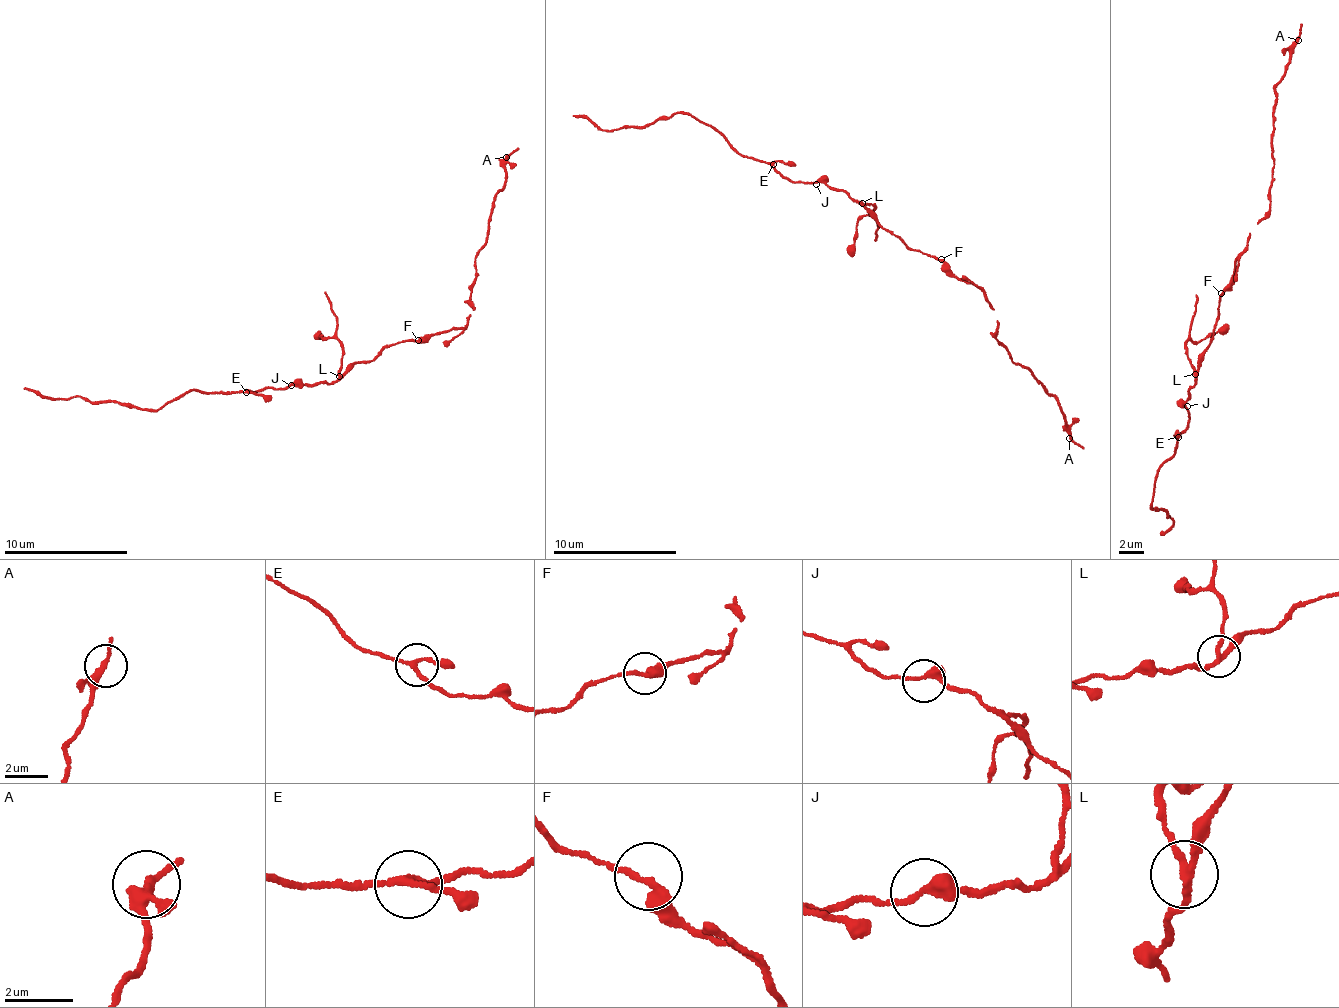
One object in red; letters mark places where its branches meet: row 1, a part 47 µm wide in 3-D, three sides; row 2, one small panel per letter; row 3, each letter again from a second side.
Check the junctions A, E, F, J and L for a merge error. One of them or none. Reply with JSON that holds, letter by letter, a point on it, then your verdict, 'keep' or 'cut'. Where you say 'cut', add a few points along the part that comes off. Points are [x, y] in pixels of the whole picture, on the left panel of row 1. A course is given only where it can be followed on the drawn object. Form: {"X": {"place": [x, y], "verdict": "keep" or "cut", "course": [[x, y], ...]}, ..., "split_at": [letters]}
{"A": {"place": [506, 157], "verdict": "keep"}, "E": {"place": [246, 392], "verdict": "keep"}, "F": {"place": [418, 340], "verdict": "keep"}, "J": {"place": [291, 385], "verdict": "keep"}, "L": {"place": [339, 376], "verdict": "cut", "course": [[339, 377], [343, 357], [326, 291]]}, "split_at": ["L"]}

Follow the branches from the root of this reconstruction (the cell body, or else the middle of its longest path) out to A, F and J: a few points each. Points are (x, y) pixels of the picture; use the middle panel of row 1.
A: (885, 227), (984, 295), (995, 310), (997, 338), (1015, 365), (1032, 371), (1060, 403), (1069, 438)
F: (885, 227), (909, 247), (941, 259)
J: (885, 227), (850, 196), (828, 189), (822, 183), (816, 184)

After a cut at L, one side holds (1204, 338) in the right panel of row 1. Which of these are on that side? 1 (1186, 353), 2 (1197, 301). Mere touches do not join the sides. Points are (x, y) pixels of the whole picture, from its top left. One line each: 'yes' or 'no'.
1: yes
2: yes

